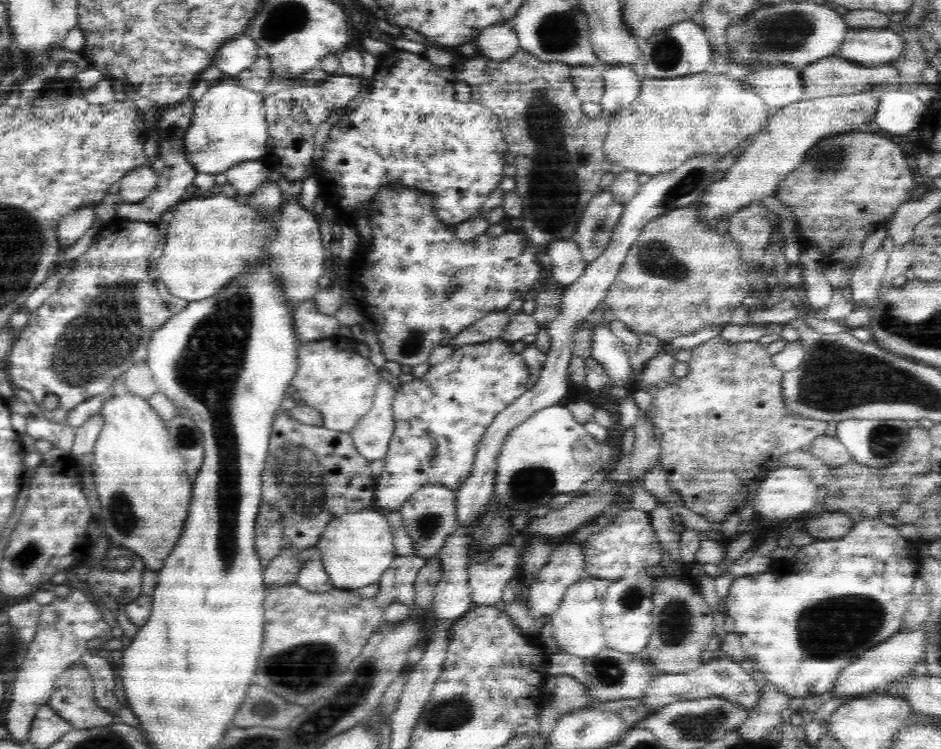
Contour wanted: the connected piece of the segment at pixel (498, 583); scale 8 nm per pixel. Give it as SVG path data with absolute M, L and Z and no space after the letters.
M500 545L488 560L470 564L468 574L473 606L490 606L501 600L504 588L519 570L522 552L519 546Z

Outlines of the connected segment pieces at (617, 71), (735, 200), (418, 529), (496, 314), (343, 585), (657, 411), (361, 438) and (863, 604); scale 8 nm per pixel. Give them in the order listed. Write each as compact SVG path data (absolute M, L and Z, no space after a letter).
M626 66L608 67L604 70L605 87L600 106L602 112L614 114L630 106L638 98L642 82L634 69Z
M876 89L854 94L805 98L780 108L769 117L766 126L752 137L748 146L725 172L726 176L719 182L712 182L704 192L699 201L700 219L714 224L719 219L730 218L751 202L762 201L765 196L771 196L780 182L804 162L806 154L822 138L873 128L880 93L881 89Z
M427 484L421 486L398 509L402 525L416 545L416 555L426 561L438 557L450 536L458 529L459 521L456 512L456 492L449 486Z
M505 310L489 312L485 318L474 322L474 325L468 326L461 333L456 334L449 341L449 344L458 348L464 345L496 340L506 330L513 316Z
M377 507L346 514L328 524L317 544L322 564L333 586L338 589L359 590L380 583L383 574L396 558L393 535L383 511Z
M716 336L690 352L687 361L690 372L674 384L661 384L653 390L649 418L660 434L660 468L664 469L668 484L683 499L683 506L712 523L722 524L730 514L739 514L748 504L747 491L760 472L777 468L780 456L800 450L832 429L827 422L802 418L787 410L782 394L783 372L758 341L728 342Z
M380 380L370 410L349 432L354 446L368 462L385 458L391 441L395 422L393 398L396 388L386 380Z
M878 517L863 518L860 522L854 523L854 528L846 536L838 539L815 540L812 544L800 547L792 558L794 566L788 567L785 572L774 574L765 572L757 575L741 576L733 581L724 602L728 608L728 616L734 618L735 631L740 636L740 641L748 661L754 664L754 669L764 674L766 682L776 686L778 691L788 695L788 697L808 698L832 689L838 674L842 669L846 669L854 660L857 660L864 652L874 648L877 644L884 642L896 633L902 625L902 618L908 612L910 602L912 602L913 586L918 577L918 552L914 543L902 538L900 530L895 526L884 524Z

